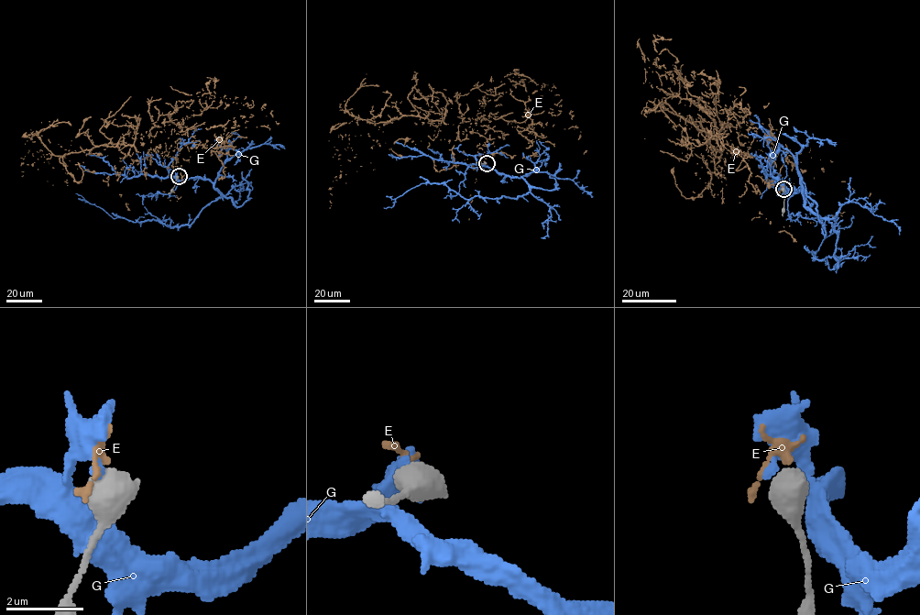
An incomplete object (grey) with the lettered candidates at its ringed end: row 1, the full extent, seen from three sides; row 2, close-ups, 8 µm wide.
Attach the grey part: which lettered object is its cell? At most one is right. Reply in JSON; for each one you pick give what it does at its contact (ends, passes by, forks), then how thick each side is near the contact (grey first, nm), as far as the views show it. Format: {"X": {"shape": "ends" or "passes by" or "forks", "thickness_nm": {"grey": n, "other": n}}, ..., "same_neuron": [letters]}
{"same_neuron": []}

